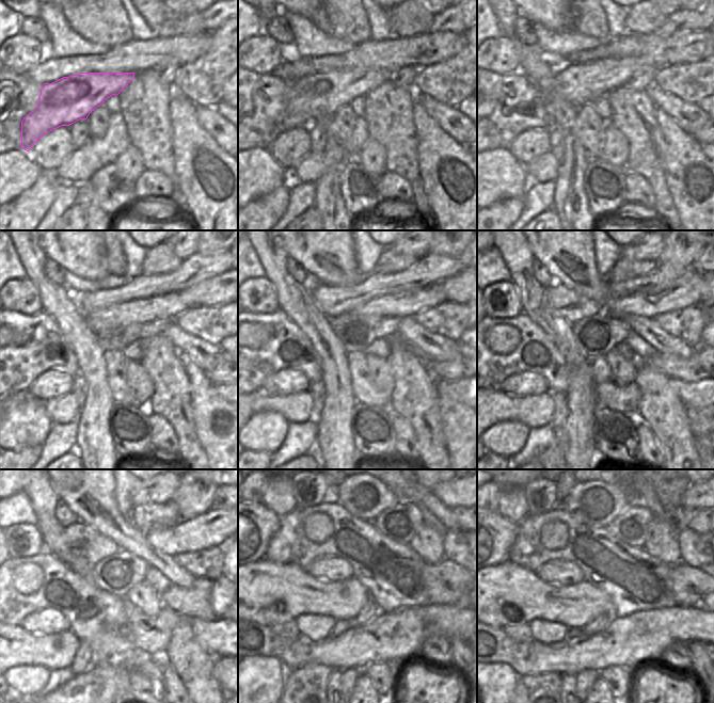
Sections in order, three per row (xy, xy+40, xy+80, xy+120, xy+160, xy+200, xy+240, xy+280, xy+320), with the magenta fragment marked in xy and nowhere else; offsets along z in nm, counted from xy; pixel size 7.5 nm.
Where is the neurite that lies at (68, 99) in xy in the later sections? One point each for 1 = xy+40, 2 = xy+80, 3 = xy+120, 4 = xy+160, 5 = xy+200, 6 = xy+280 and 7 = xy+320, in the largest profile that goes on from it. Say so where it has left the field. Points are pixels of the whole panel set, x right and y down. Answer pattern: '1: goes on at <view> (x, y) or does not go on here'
1: goes on at xy+40 (318, 96)
2: goes on at xy+80 (580, 84)
3: goes on at xy+120 (168, 305)
4: goes on at xy+160 (407, 304)
5: goes on at xy+200 (685, 291)
6: goes on at xy+280 (455, 494)
7: goes on at xy+320 (694, 498)

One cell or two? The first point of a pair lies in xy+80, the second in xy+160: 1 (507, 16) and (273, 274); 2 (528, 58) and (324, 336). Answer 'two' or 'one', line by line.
1: one
2: one

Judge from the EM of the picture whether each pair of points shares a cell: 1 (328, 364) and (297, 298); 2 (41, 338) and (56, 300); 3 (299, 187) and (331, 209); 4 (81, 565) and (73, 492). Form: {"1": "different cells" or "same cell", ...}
{"1": "same cell", "2": "different cells", "3": "different cells", "4": "different cells"}

